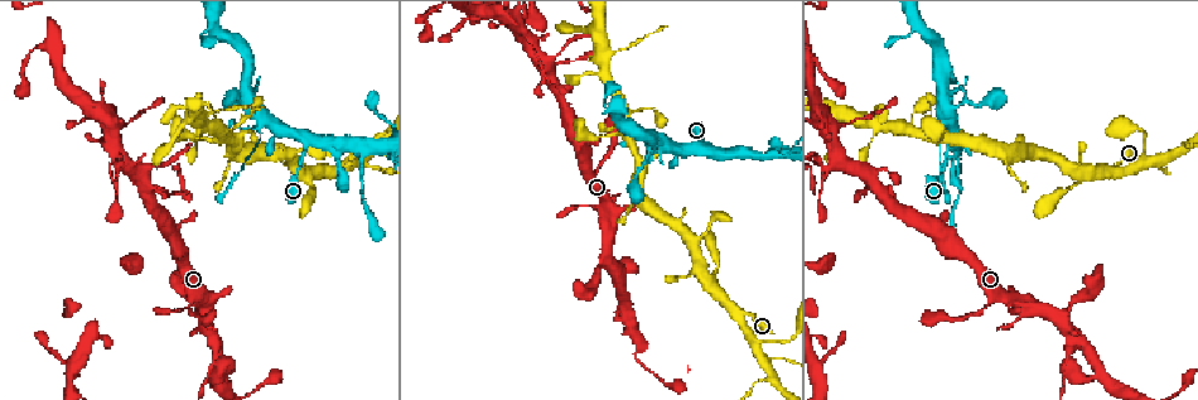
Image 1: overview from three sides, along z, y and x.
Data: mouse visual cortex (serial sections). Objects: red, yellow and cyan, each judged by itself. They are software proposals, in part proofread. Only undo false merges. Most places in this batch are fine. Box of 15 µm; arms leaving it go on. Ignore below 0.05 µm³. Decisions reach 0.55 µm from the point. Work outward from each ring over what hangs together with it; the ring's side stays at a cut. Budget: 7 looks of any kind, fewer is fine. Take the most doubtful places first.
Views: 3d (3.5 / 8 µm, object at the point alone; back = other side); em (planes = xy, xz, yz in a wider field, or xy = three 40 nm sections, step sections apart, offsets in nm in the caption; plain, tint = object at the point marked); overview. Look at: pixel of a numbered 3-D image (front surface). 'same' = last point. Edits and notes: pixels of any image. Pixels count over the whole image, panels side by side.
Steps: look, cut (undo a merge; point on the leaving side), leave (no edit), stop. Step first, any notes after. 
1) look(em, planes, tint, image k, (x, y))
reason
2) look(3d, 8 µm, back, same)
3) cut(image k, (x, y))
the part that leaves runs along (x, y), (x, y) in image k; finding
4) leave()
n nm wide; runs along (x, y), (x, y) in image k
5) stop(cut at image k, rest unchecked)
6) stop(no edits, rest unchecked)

look(3d, 3.5 µm, image 1, (362, 177))
a narrow waist

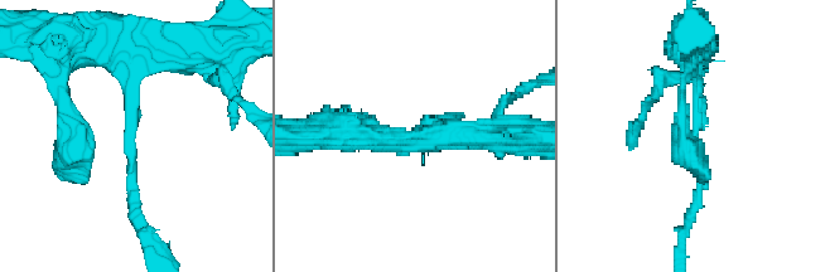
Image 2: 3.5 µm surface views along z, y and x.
look(em, xy, step 1, tint, image 2, (125, 137))
arms of 150, 150 nm

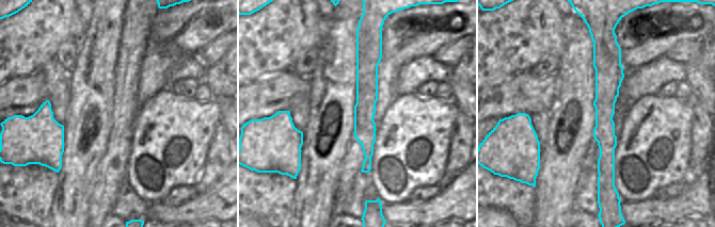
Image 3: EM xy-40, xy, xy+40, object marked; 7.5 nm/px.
leave()
runs along (603, 43), (606, 177), (600, 183) in image 3; continuous, no second cell

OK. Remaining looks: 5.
look(3d, 8 µm, image 1, (950, 110))
four or more arms meet

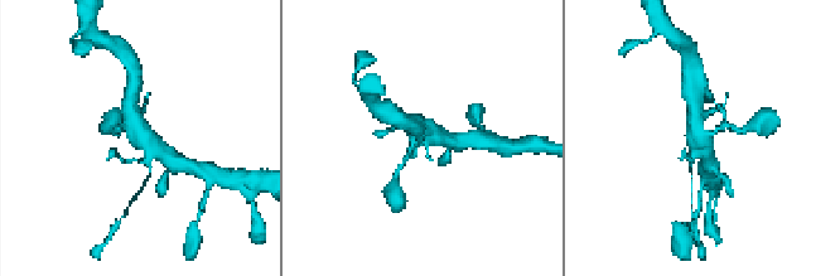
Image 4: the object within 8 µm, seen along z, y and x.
look(3d, 3.5 µm, image 4, (704, 139))

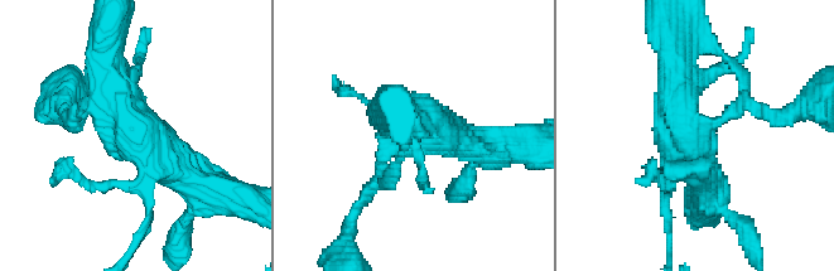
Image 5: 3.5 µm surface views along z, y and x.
look(em, xy, step 3, tint, image 5, (115, 129))

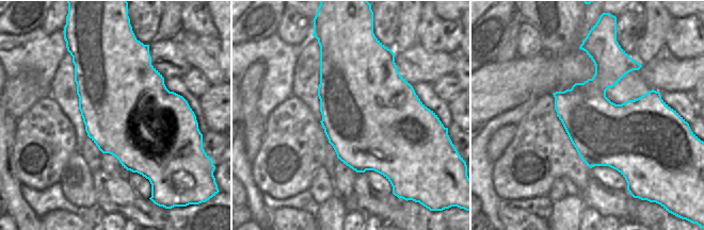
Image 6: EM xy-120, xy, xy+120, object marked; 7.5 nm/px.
leave()
runs along (198, 185), (133, 131), (105, 58) in image 5; all the same cell

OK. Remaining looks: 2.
stop(no edits, rest unchecked)

